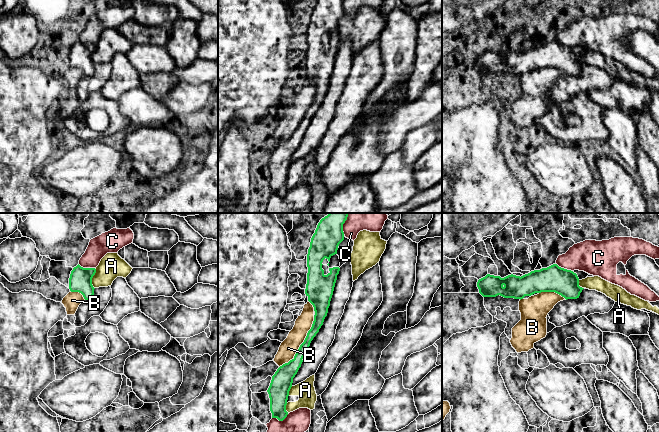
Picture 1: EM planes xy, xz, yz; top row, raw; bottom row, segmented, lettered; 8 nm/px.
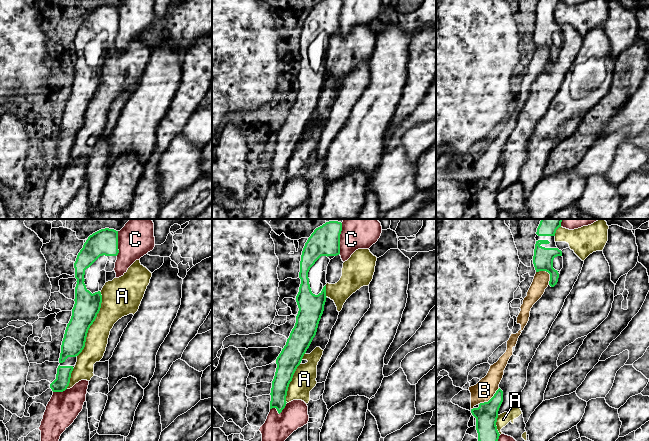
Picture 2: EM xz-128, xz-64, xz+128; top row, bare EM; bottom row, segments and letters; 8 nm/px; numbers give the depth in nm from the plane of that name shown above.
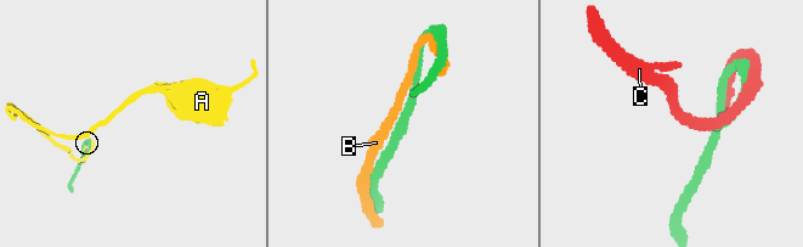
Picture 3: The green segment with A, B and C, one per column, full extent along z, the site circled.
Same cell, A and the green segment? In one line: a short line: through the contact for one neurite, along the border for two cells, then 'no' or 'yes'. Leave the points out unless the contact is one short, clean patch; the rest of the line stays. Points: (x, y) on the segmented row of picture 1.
no

